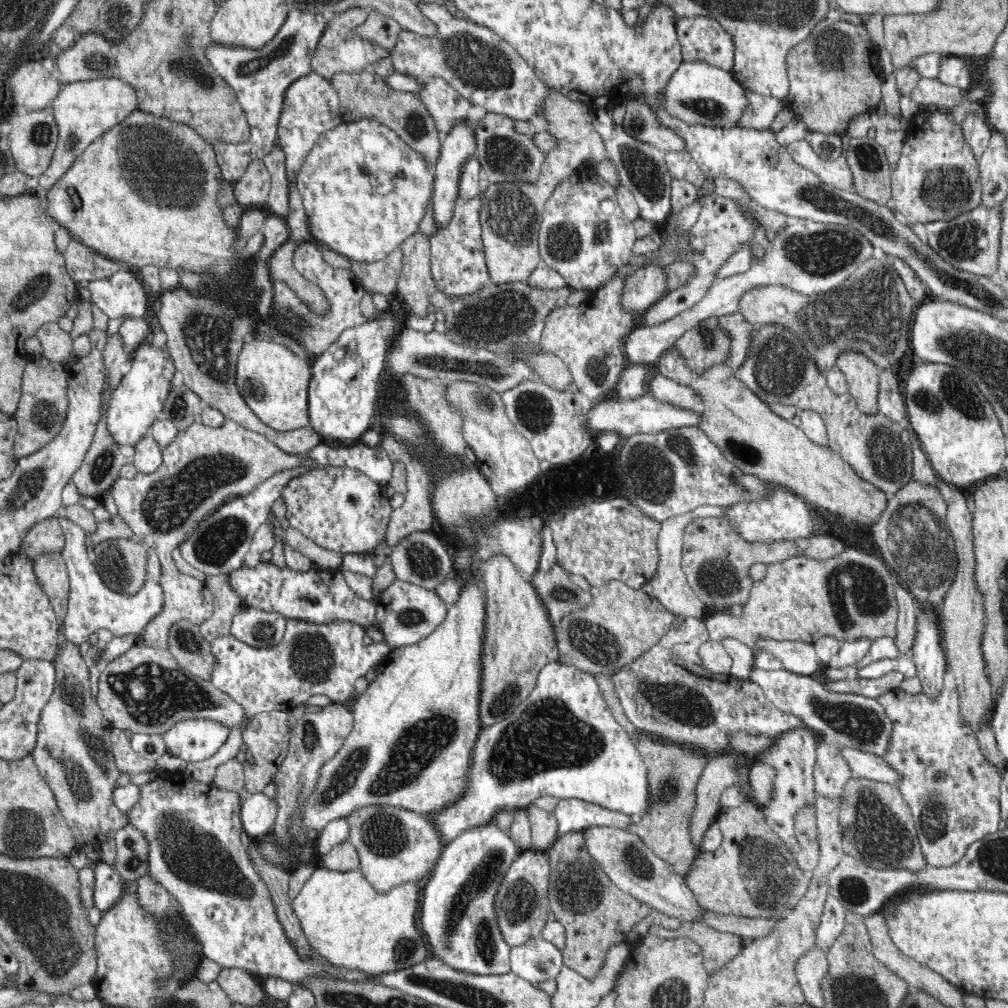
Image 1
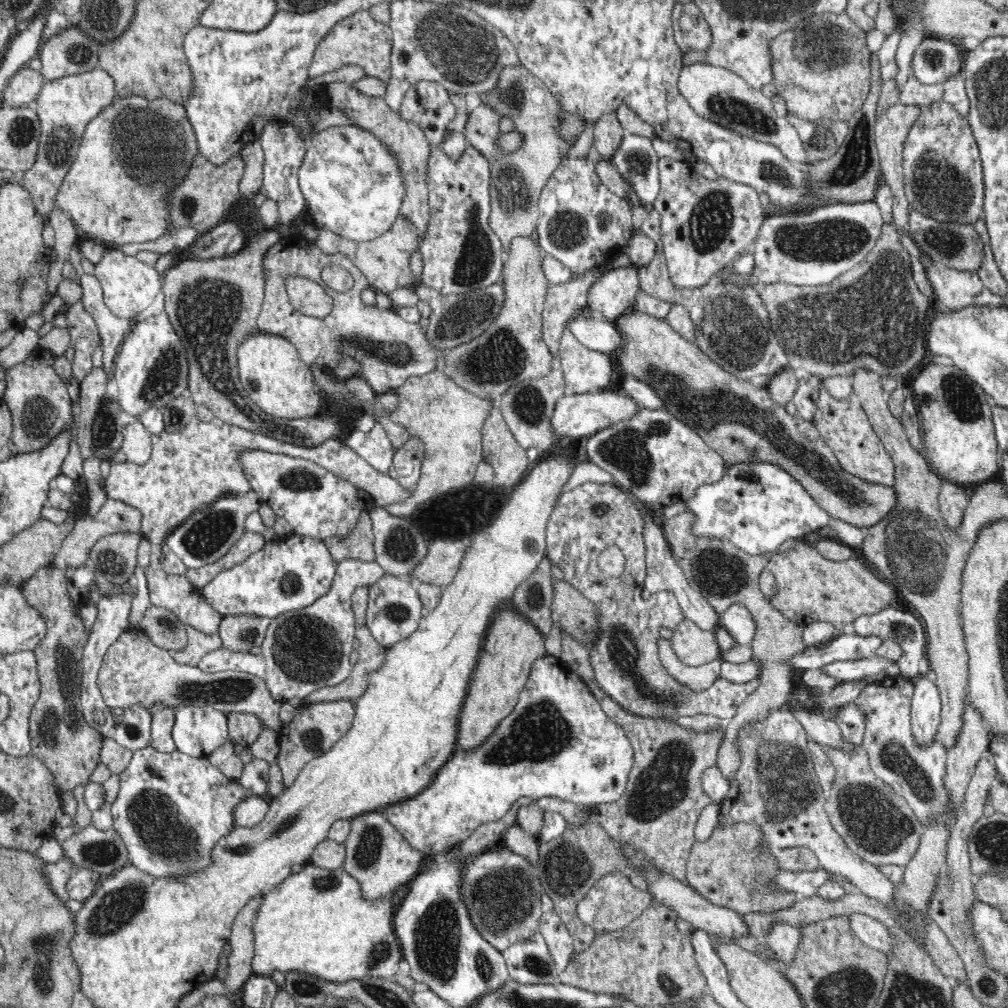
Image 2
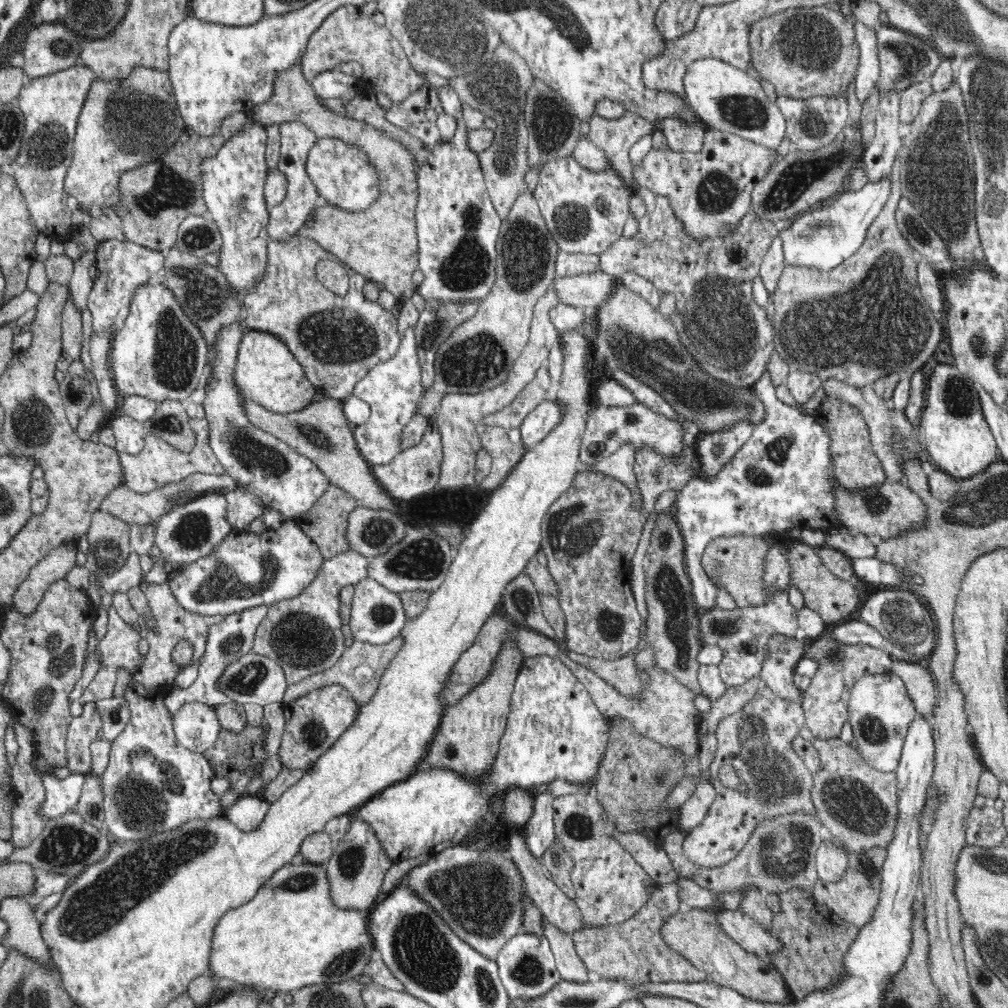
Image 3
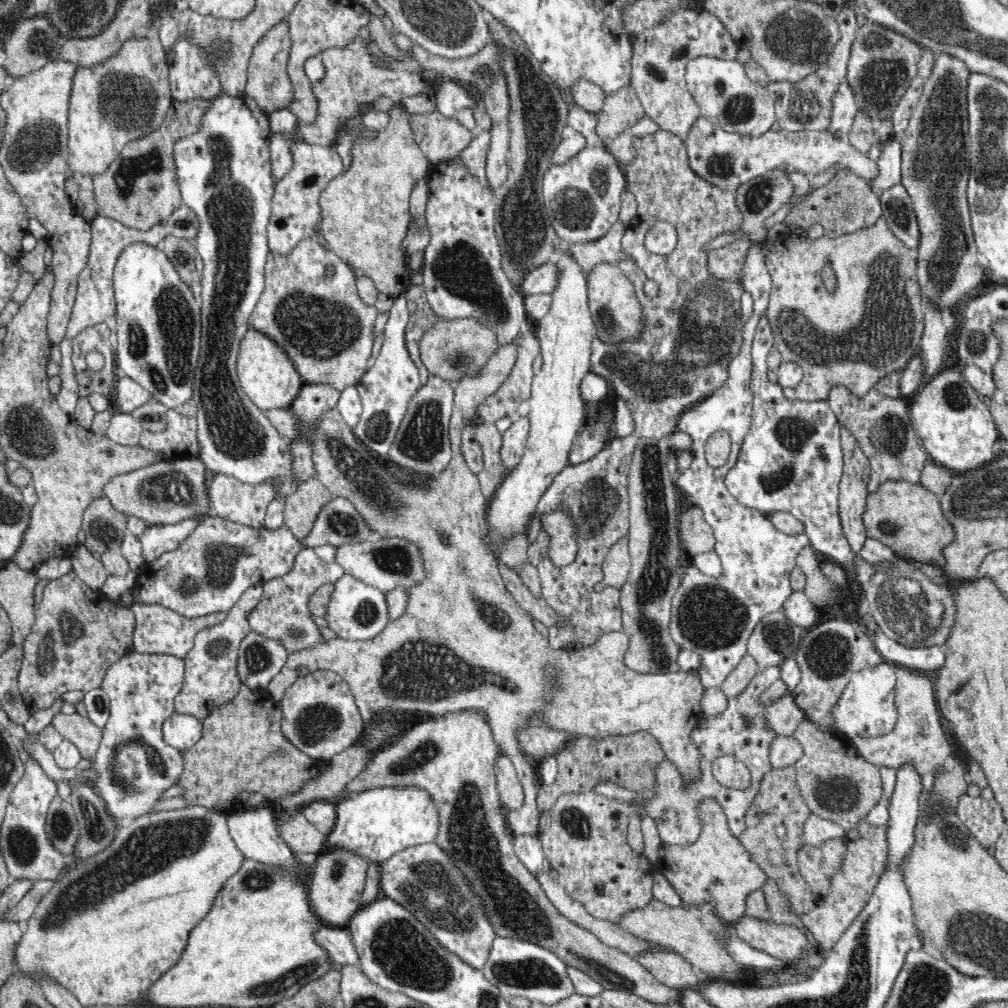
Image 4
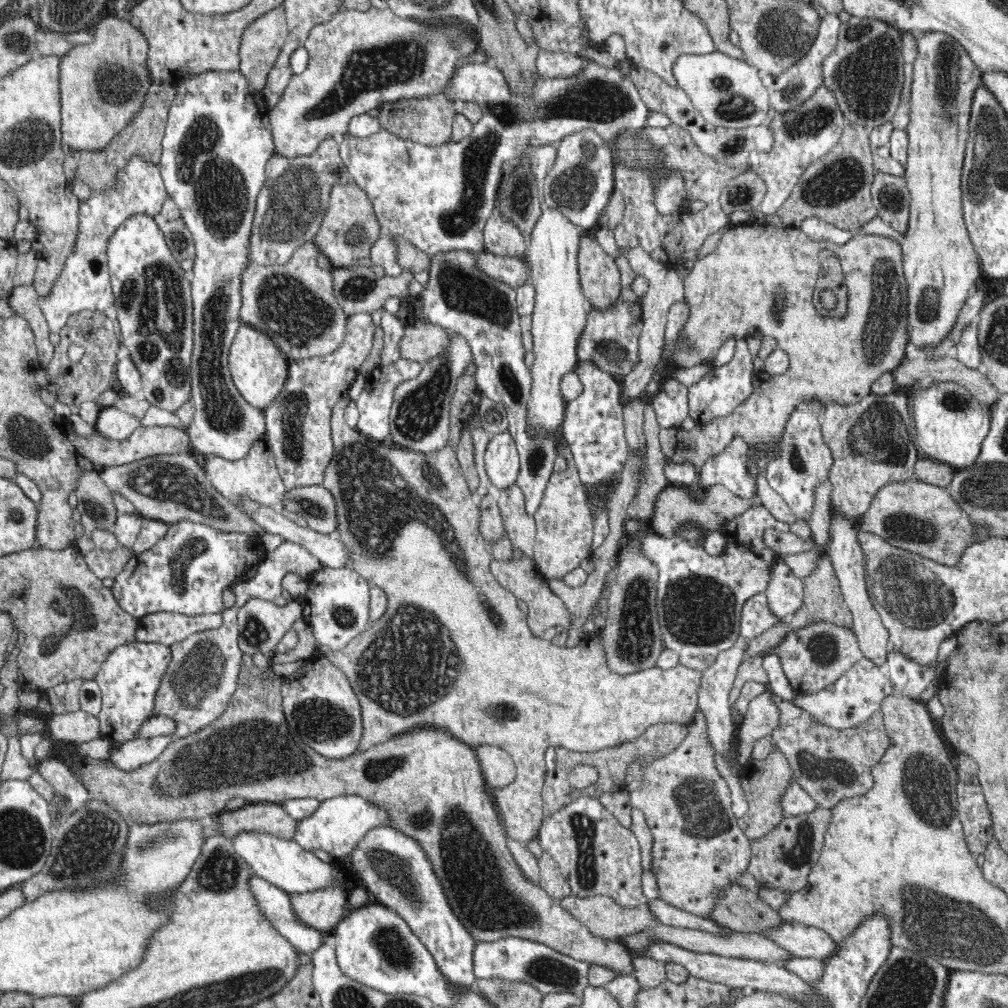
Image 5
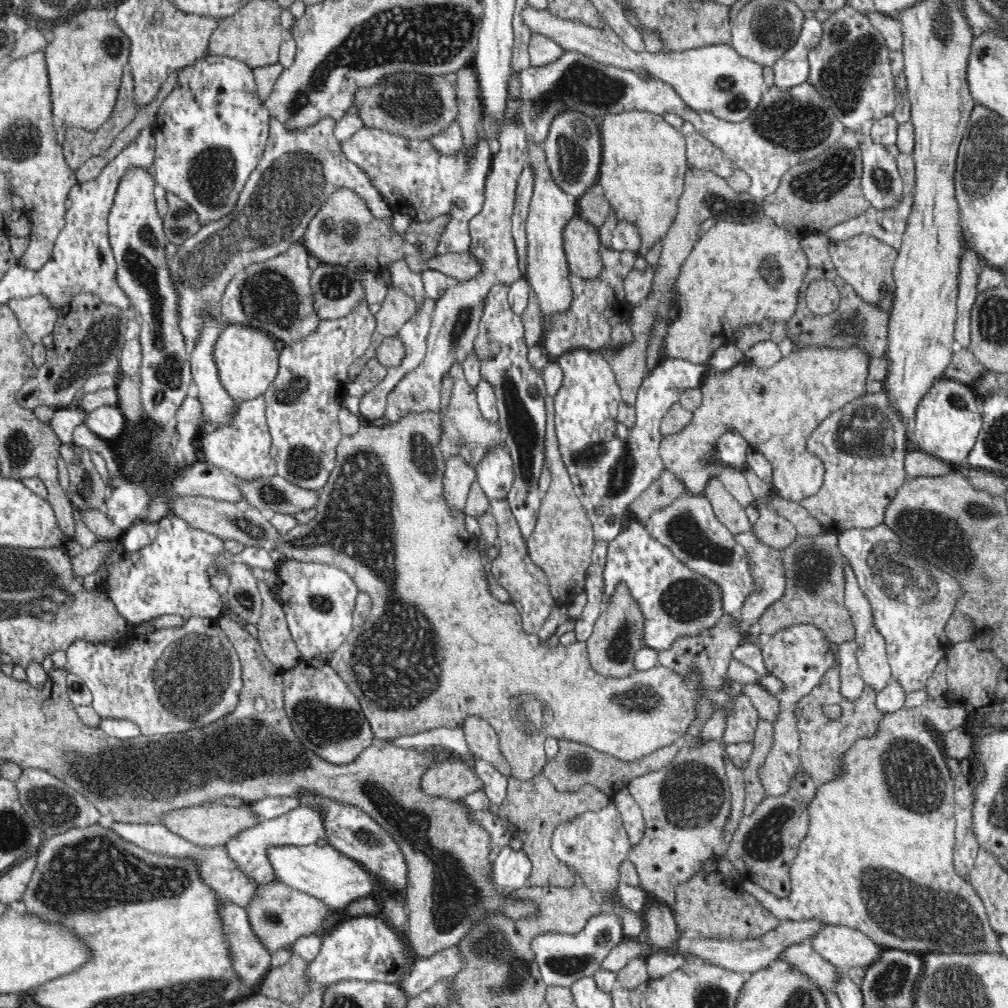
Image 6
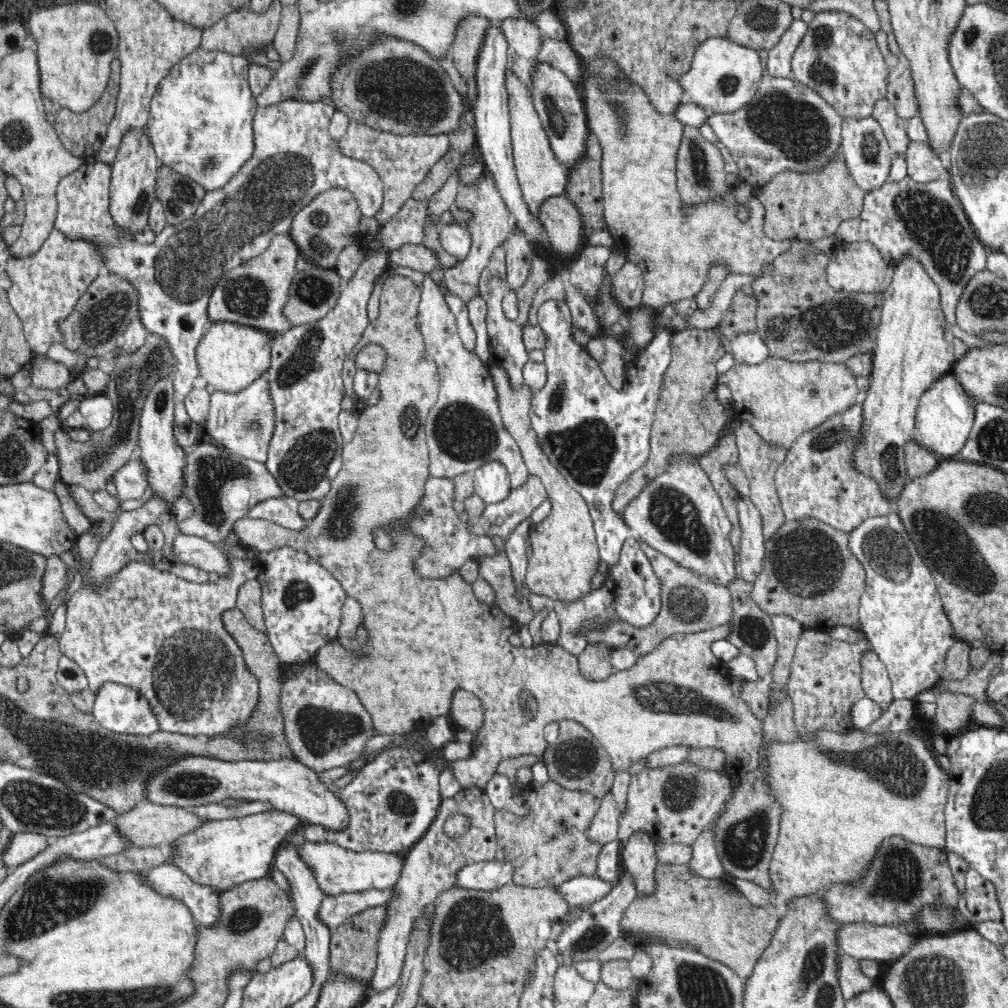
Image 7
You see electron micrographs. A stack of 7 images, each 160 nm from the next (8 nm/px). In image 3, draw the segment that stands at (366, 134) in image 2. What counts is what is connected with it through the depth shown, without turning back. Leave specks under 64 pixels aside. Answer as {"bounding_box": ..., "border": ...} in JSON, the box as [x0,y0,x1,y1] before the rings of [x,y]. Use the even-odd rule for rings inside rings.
{"bounding_box":[306,136,380,212],"border":[[[318,136],[318,140],[315,145],[310,149],[307,161],[306,161],[306,174],[308,174],[309,180],[312,181],[313,186],[316,187],[319,194],[320,203],[333,204],[345,212],[358,212],[358,210],[364,210],[366,206],[370,206],[378,194],[380,194],[380,179],[377,174],[377,169],[370,163],[368,155],[362,153],[356,145],[348,145],[346,141],[334,136]]]}

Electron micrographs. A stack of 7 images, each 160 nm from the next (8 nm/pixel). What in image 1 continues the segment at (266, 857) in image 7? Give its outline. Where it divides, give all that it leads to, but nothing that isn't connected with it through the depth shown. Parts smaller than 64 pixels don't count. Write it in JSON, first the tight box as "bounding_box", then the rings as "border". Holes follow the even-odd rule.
{"bounding_box":[428,660,652,845],"border":[[[559,660],[548,662],[540,670],[534,690],[508,718],[481,729],[472,752],[466,792],[458,802],[452,802],[448,808],[432,812],[428,817],[442,835],[442,843],[447,845],[468,829],[492,822],[500,810],[524,809],[546,795],[557,799],[580,799],[633,817],[648,812],[652,806],[648,769],[642,755],[627,729],[614,718],[594,675]]]}

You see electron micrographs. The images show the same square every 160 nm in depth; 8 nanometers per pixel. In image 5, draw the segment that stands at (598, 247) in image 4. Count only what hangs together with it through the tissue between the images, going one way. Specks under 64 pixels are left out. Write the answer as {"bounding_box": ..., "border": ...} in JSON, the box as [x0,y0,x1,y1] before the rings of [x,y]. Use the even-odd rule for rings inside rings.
{"bounding_box":[591,225,684,405],"border":[[[606,225],[594,234],[591,234],[593,238],[600,246],[609,254],[614,260],[616,258],[625,258],[628,256],[628,261],[631,267],[634,269],[637,275],[643,276],[649,282],[648,292],[644,296],[640,297],[640,303],[642,303],[642,316],[643,327],[641,328],[641,335],[639,336],[639,350],[638,350],[638,365],[634,368],[629,376],[626,376],[621,382],[621,405],[628,405],[629,401],[641,398],[649,382],[654,375],[654,368],[658,366],[660,355],[662,352],[665,326],[667,325],[667,319],[671,313],[674,302],[684,300],[684,285],[683,280],[678,277],[678,274],[674,271],[674,266],[666,266],[656,262],[644,249],[640,249],[637,252],[628,249],[618,249],[616,241],[614,240],[614,233],[609,230]]]}

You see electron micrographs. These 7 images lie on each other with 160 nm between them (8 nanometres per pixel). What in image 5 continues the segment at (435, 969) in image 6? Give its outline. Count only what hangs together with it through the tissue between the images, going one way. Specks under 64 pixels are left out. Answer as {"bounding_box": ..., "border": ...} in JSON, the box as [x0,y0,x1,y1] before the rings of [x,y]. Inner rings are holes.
{"bounding_box":[474,937,592,996],"border":[[[518,937],[494,942],[478,942],[474,948],[474,974],[478,979],[502,979],[508,983],[526,983],[542,995],[570,993],[582,996],[588,985],[588,969],[592,964],[574,960],[555,952],[549,946]]]}

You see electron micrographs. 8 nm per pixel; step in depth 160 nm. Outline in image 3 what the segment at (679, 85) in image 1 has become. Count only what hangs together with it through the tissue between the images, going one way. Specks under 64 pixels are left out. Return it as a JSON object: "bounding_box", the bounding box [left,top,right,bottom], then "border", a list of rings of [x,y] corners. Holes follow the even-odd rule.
{"bounding_box":[684,58,786,150],"border":[[[702,58],[688,65],[684,75],[687,101],[706,125],[776,150],[786,136],[786,119],[747,71],[716,58]]]}

